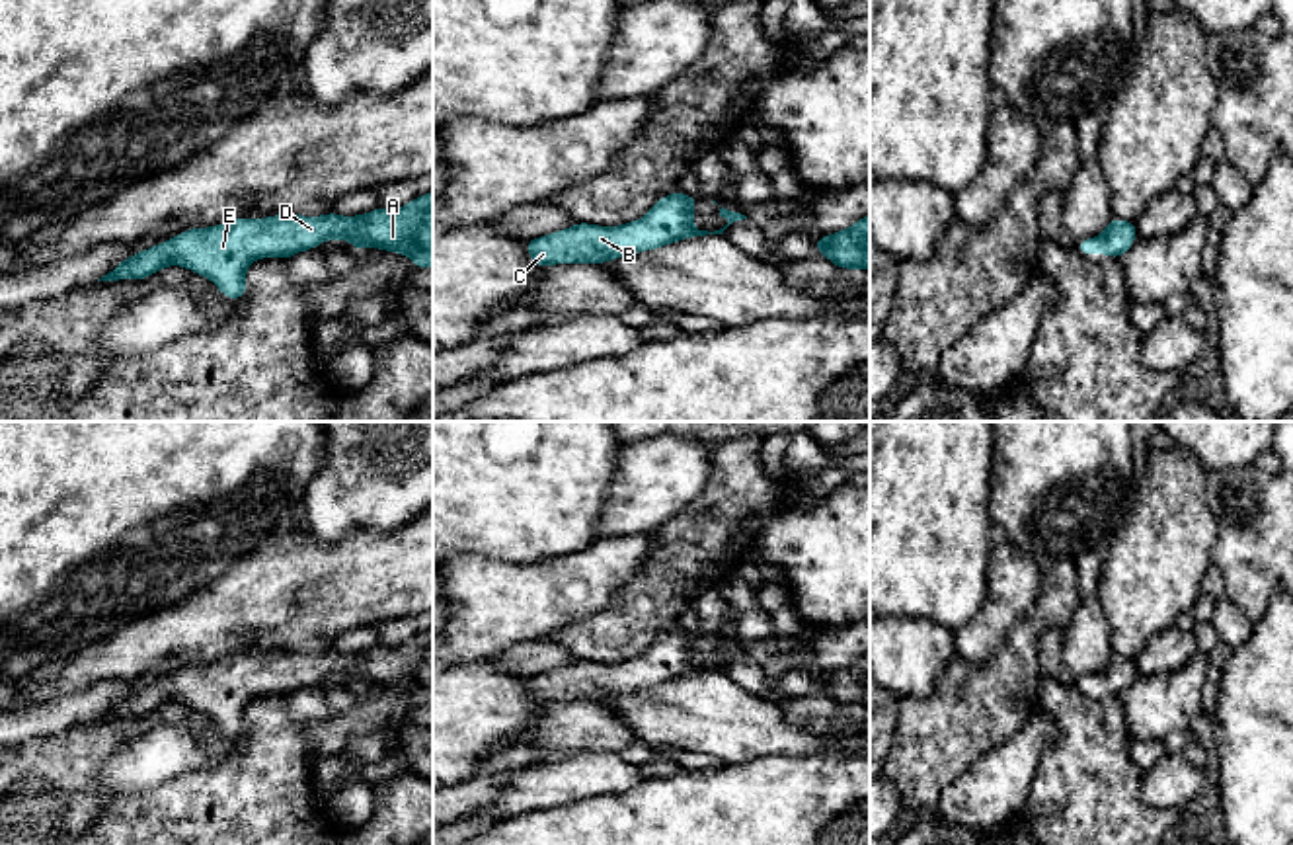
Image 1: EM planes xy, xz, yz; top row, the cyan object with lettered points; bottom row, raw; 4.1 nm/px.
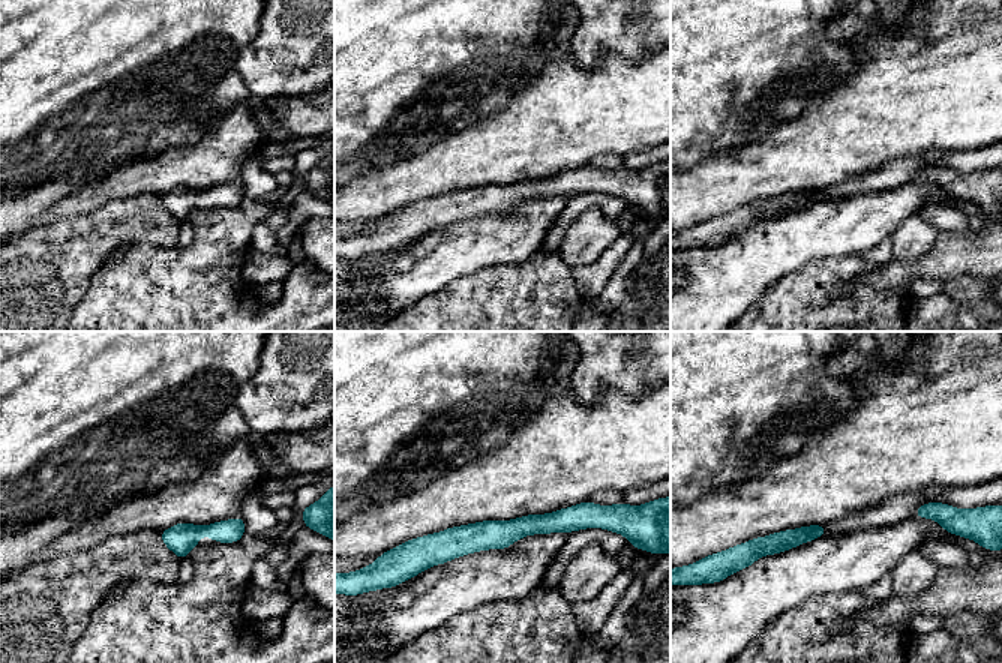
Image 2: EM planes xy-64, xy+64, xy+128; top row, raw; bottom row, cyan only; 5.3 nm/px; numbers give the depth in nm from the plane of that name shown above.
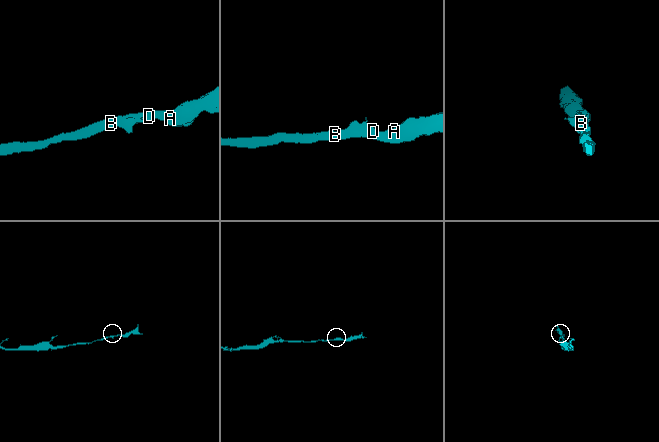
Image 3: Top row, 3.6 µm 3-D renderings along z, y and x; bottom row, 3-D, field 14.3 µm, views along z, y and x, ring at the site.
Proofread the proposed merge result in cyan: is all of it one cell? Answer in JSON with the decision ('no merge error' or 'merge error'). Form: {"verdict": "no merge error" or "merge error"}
{"verdict": "no merge error"}

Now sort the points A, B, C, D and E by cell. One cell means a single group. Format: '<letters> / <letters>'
A B C D E

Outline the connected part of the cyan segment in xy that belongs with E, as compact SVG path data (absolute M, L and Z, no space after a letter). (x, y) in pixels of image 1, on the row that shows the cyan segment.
M433 191L400 209L378 207L357 217L328 213L322 217L273 215L259 221L246 217L209 228L189 228L142 250L98 281L146 279L172 263L211 279L230 301L246 297L246 269L261 258L289 260L324 240L349 240L351 248L369 246L400 252L415 267L433 267Z

